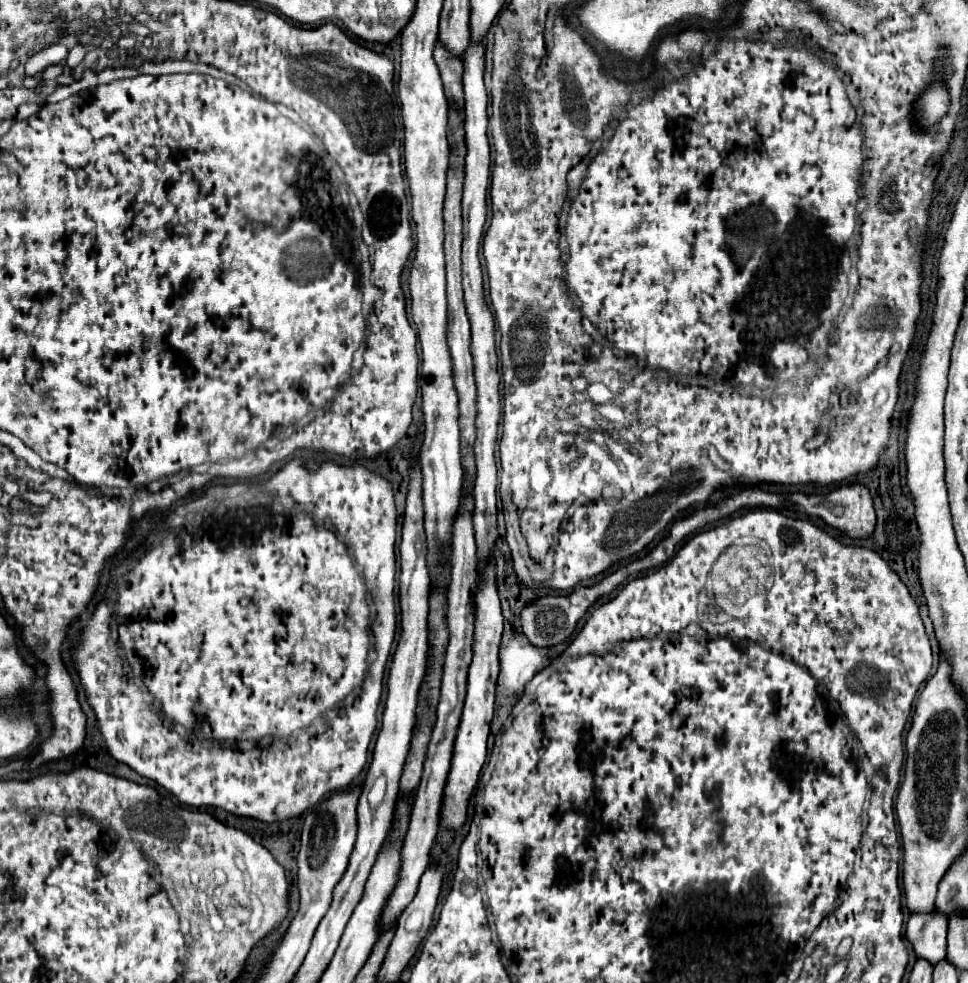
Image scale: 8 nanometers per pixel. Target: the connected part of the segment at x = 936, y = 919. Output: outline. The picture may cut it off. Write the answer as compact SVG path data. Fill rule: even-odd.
M938 909L928 913L910 913L906 925L906 937L912 943L916 955L928 959L934 965L946 957L946 931L948 915Z

